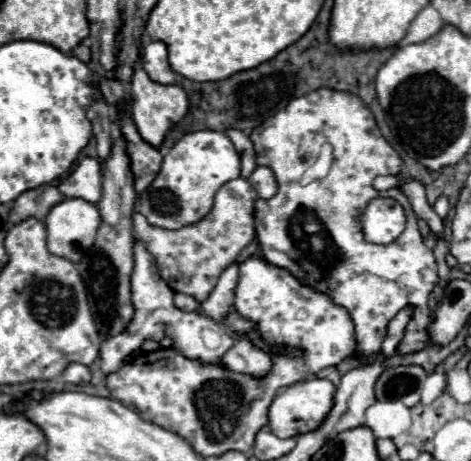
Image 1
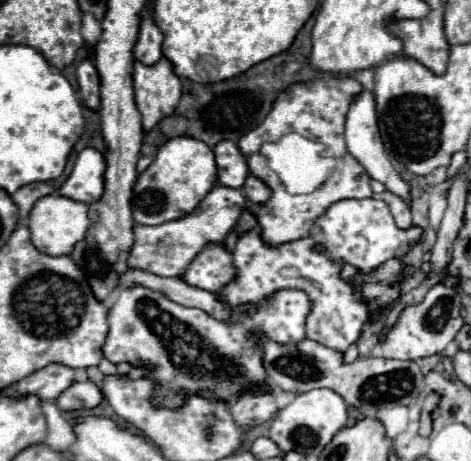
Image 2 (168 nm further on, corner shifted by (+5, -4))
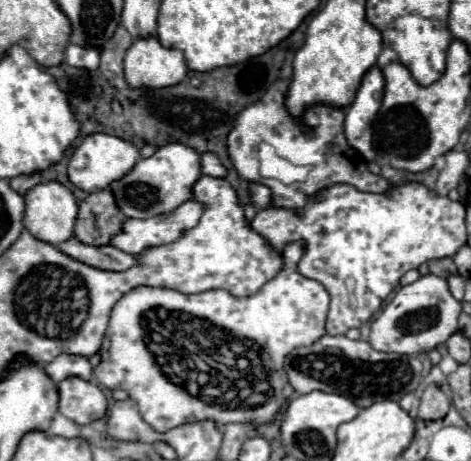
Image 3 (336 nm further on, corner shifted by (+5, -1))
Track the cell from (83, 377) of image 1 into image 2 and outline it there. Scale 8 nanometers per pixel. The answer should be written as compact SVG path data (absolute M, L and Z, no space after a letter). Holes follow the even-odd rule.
M73 382L59 398L57 408L61 410L77 410L77 408L93 408L101 402L101 390L93 382Z

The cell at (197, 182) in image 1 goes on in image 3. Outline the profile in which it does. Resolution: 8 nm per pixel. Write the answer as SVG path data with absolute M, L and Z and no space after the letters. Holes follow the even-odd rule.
M169 143L161 147L155 155L147 159L139 159L137 165L119 181L109 185L109 191L115 197L115 203L123 217L147 219L155 215L169 213L177 209L181 203L191 199L193 183L201 177L201 157L195 149L183 143Z

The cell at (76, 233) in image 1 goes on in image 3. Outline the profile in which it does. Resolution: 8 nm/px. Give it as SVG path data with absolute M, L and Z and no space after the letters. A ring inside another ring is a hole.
M43 181L35 187L31 187L23 197L25 197L23 225L33 237L37 237L45 243L57 245L57 243L63 243L65 239L71 239L75 235L73 223L77 219L77 201L65 185L61 185L57 181Z

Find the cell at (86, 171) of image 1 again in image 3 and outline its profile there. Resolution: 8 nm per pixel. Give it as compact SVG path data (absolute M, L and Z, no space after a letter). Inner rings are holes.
M93 133L83 139L83 143L75 149L71 161L69 161L69 179L73 185L81 187L83 191L93 191L93 189L105 189L109 183L121 179L127 171L133 169L133 165L139 159L139 149L121 137L105 135L105 133Z

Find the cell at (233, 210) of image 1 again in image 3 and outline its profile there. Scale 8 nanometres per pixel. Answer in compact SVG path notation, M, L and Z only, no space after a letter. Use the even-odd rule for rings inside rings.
M191 199L165 215L151 219L125 219L121 231L111 237L111 245L129 255L139 255L145 247L171 243L179 239L183 231L197 225L201 211L201 203Z

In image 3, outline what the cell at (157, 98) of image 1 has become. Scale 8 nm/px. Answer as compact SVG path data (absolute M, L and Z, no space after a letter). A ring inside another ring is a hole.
M155 35L131 43L123 59L129 87L171 87L187 77L183 51L165 49Z

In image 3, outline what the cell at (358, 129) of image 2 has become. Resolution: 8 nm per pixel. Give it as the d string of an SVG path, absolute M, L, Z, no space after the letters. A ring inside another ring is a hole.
M371 67L357 91L355 101L345 109L345 137L353 149L357 149L367 161L375 159L375 151L371 145L371 123L381 107L385 89L385 77L381 67Z

